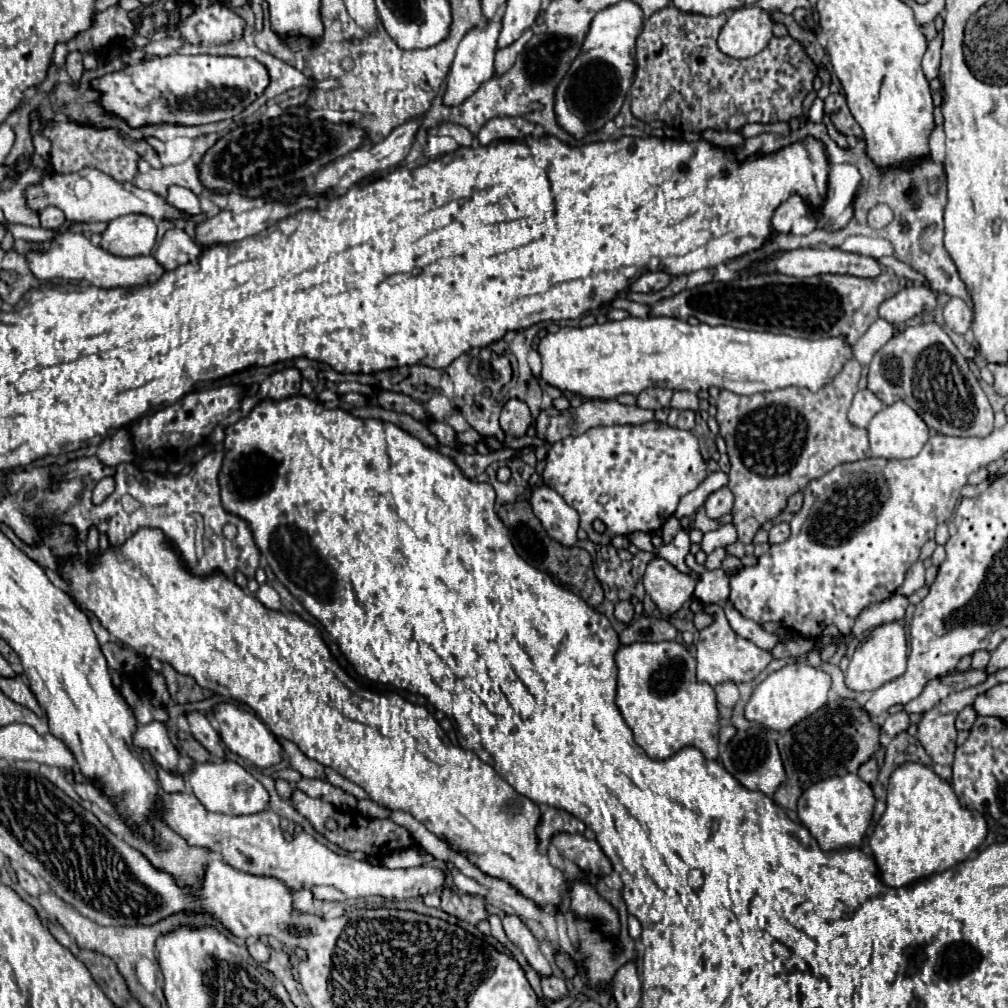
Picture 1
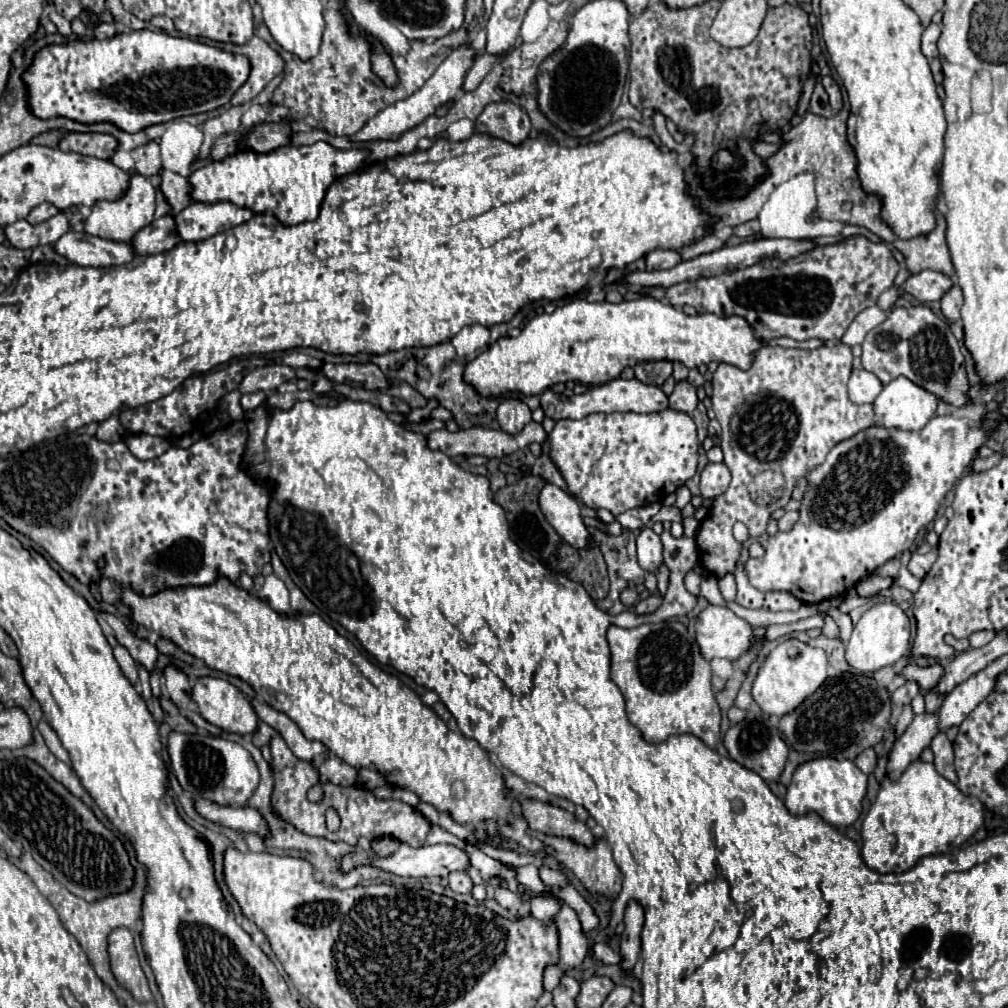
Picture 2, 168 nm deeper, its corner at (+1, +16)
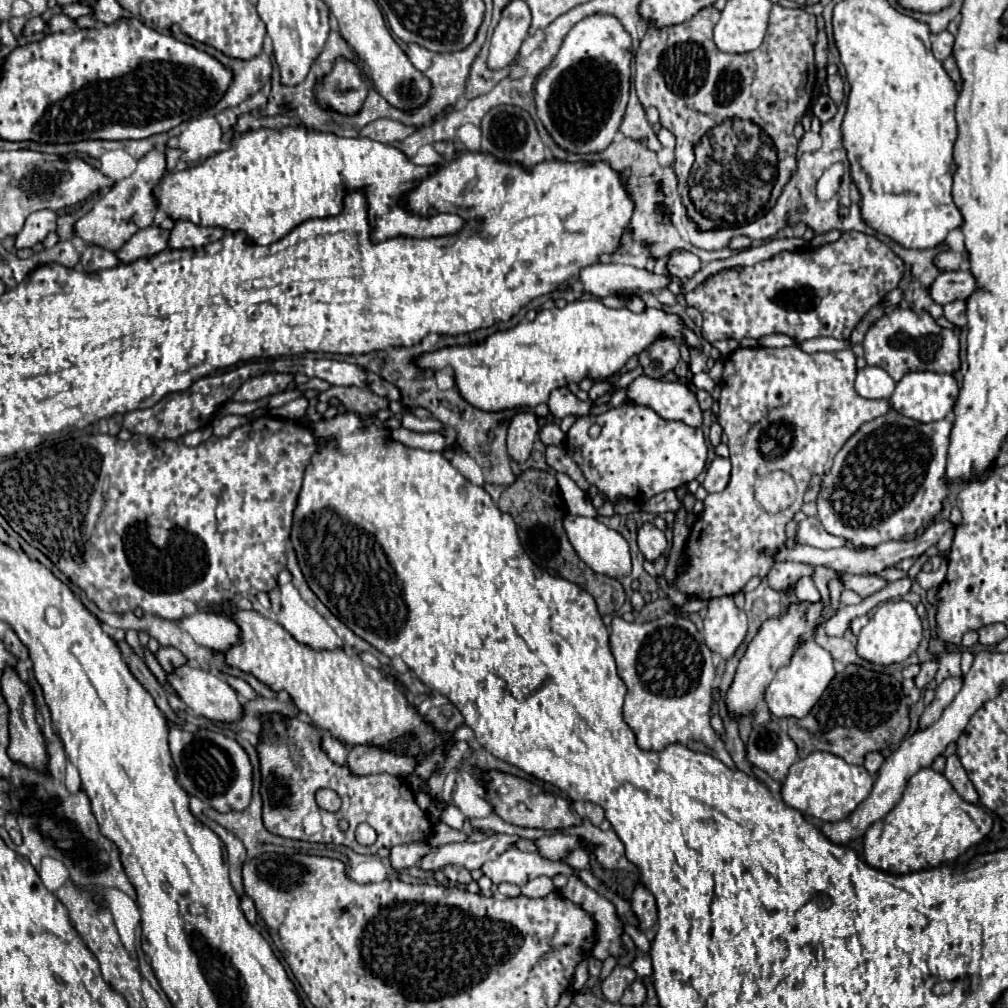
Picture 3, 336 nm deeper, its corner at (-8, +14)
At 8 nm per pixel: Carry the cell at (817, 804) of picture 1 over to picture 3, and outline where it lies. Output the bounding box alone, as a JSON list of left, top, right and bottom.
[782,752,874,822]

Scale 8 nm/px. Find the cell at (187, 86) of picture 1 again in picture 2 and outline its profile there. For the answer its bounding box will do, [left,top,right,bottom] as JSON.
[21,28,249,134]

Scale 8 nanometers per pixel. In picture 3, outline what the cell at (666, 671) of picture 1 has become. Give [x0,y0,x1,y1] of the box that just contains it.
[610,614,736,768]

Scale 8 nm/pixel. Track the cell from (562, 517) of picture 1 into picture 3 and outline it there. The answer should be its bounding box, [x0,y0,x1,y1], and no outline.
[562,514,630,578]

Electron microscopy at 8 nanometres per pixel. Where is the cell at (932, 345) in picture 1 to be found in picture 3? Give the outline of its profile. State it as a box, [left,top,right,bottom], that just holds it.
[862,308,960,382]

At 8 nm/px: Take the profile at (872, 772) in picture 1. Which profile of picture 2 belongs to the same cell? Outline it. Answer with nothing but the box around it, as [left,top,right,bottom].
[855,748,877,774]

